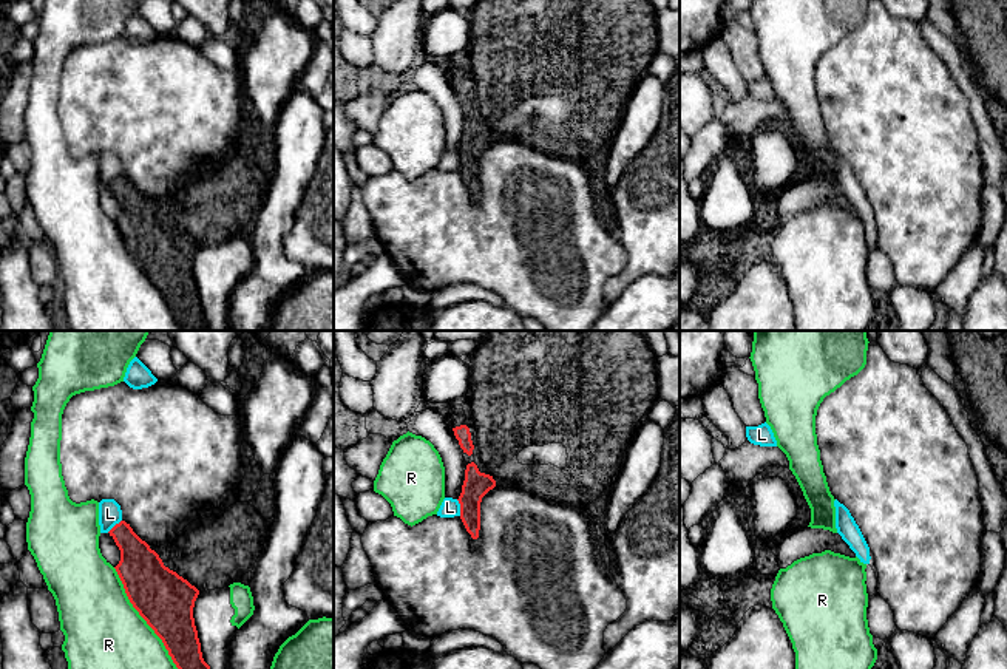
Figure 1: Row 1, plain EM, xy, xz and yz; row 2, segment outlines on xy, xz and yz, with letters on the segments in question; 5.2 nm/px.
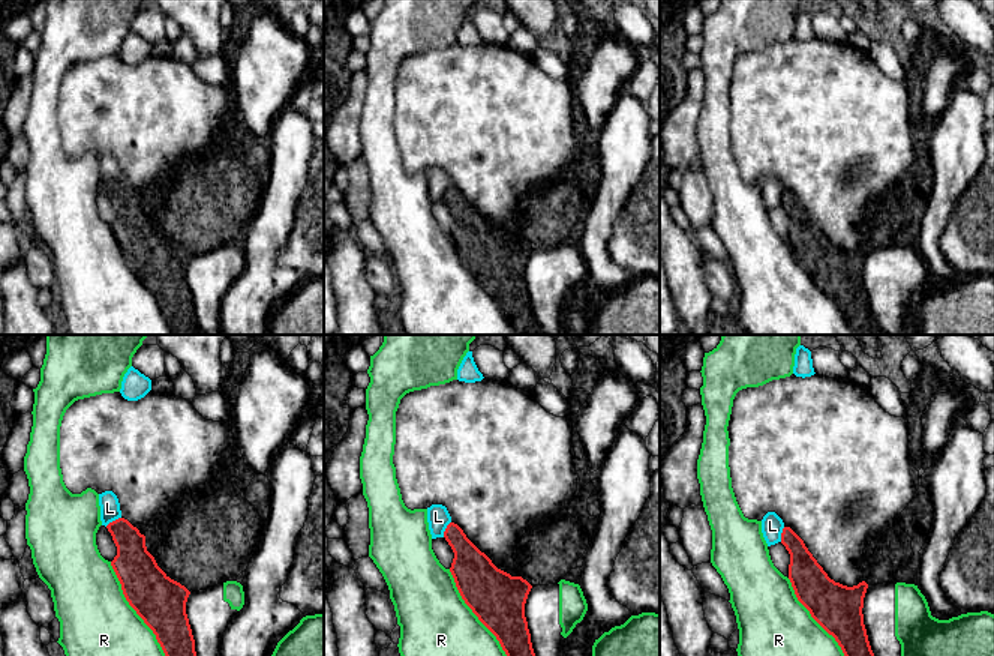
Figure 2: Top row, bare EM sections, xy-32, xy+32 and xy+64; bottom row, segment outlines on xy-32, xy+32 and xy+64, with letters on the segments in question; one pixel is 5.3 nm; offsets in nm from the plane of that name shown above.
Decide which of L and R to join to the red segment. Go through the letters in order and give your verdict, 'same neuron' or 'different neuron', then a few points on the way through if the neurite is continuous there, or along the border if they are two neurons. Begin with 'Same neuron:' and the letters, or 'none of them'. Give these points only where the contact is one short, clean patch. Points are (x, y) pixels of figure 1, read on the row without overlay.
Same neuron: none of them
L: different neuron
R: different neuron

